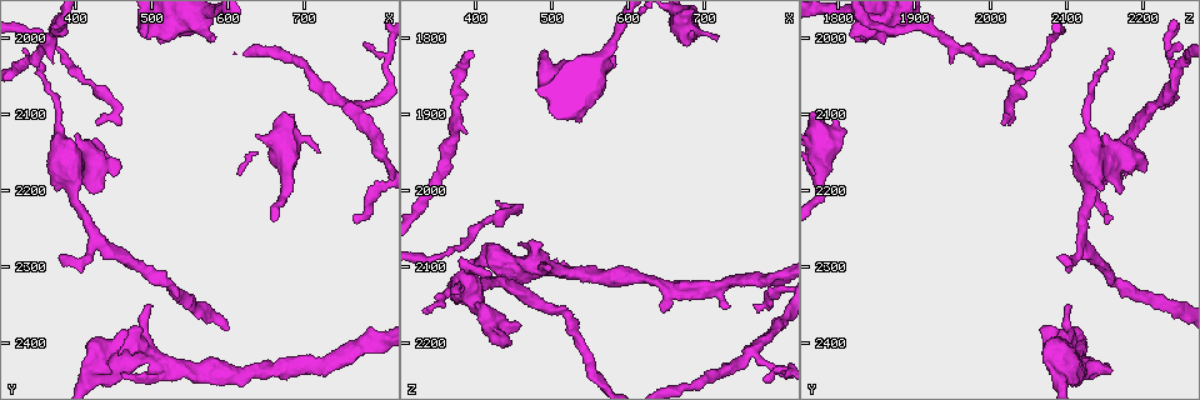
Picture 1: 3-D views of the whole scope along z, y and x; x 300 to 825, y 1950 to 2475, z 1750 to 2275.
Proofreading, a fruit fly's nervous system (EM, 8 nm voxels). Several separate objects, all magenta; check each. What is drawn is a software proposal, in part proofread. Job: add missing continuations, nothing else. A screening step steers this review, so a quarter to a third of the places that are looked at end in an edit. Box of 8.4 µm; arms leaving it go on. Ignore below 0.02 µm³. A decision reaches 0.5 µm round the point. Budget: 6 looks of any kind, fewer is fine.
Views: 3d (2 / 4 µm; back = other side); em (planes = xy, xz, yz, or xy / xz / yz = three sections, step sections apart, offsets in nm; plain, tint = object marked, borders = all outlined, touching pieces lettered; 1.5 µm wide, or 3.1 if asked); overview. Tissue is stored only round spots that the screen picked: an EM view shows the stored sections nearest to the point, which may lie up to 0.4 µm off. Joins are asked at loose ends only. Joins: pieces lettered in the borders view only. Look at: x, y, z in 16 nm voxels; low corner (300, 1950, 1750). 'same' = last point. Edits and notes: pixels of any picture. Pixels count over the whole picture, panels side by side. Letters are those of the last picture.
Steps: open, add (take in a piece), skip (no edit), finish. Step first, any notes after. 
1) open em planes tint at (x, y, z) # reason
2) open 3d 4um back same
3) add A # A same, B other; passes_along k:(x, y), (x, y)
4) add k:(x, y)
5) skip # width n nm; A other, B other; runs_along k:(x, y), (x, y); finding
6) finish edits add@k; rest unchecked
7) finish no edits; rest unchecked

open 3d 4um at (720, 2145, 1800) # tapers out

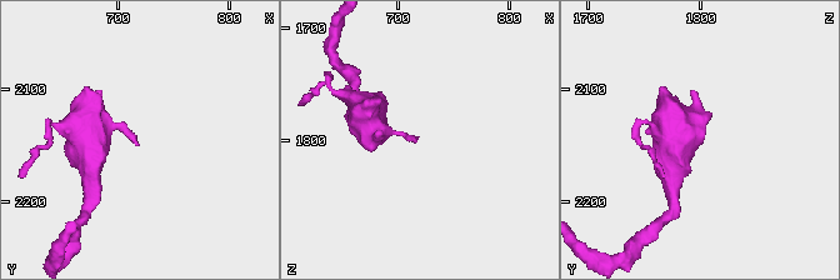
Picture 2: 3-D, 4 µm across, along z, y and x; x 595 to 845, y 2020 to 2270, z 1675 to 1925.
open em planes borders at (718, 2152, 1800) # need the tissue

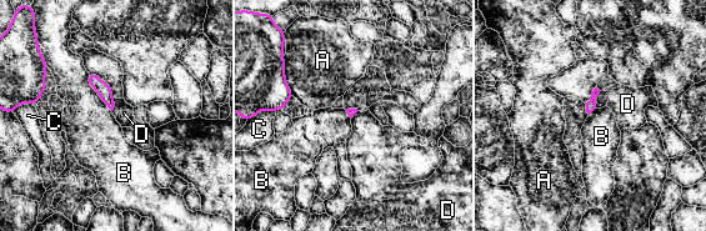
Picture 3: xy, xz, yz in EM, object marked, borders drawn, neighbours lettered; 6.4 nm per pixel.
skip # A other, B other, C other, D other; border 3:(600, 91), (596, 96), (595, 108); no lettered piece goes on from it

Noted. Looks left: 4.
open 3d 2um at (765, 2235, 2150) # branch stops here

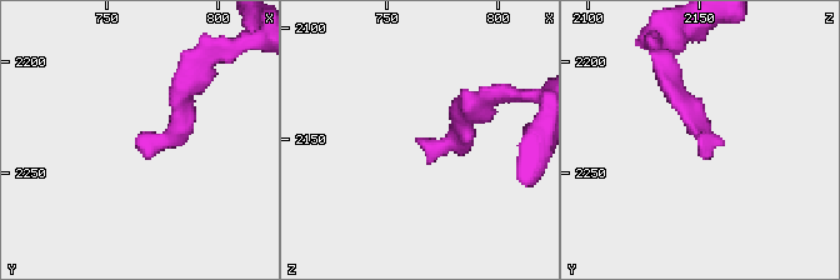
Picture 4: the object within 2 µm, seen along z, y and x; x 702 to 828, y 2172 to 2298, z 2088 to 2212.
open em planes borders at (763, 2237, 2151) # now the EM

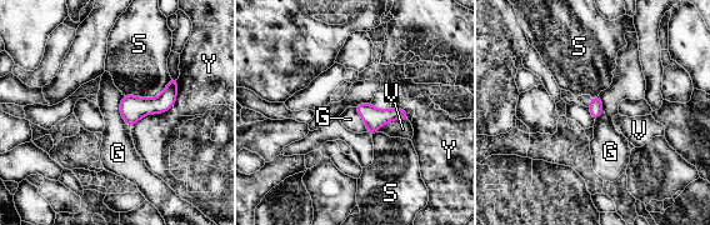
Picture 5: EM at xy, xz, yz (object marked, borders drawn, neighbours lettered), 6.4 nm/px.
skip # G other, S other, V other, Y other; border 5:(123, 95), (120, 114), (130, 129); no lettered piece goes on from it

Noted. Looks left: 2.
open 3d 2um back at (440, 2170, 2205) # branch stops here

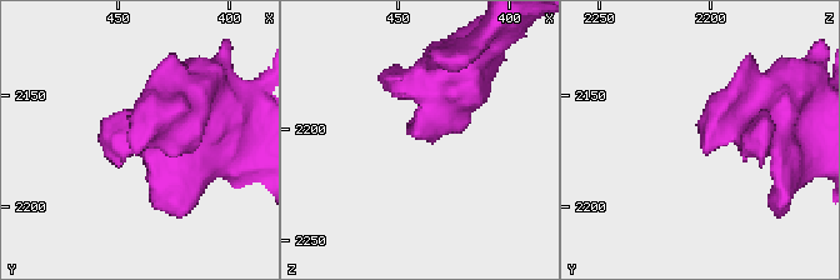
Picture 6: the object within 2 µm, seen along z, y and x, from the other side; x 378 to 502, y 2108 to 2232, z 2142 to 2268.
open em xz step 4 borders at (442, 2173, 2205)

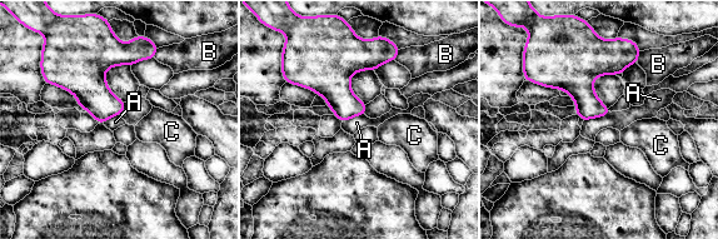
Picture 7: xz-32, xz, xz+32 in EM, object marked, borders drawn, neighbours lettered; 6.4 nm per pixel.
skip # A other, B other, C other; border 7:(609, 111), (583, 122); no lettered piece goes on from it

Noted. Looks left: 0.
finish no edits; rest unchecked

